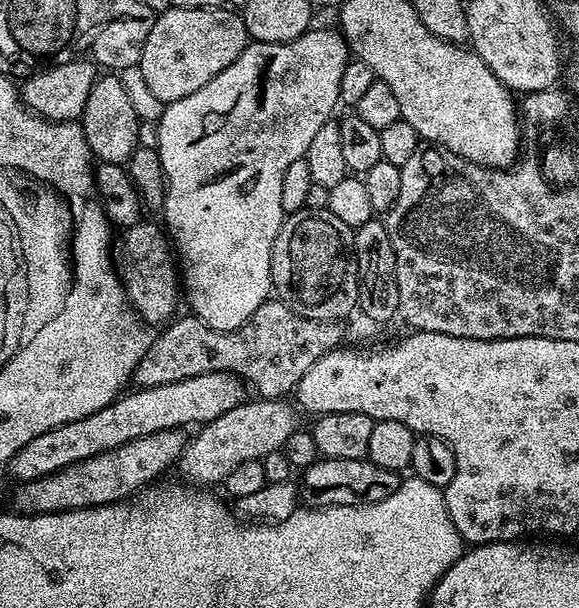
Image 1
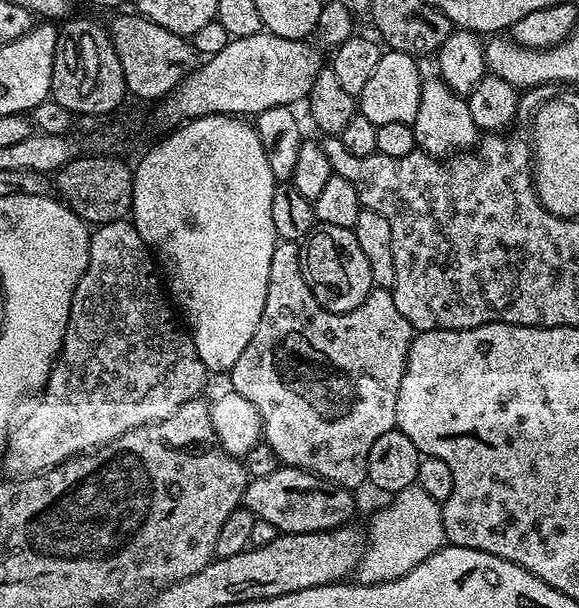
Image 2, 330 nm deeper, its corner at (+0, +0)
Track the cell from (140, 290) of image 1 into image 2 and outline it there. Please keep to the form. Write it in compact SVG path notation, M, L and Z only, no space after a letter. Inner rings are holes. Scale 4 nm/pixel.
M128 220L101 224L91 233L88 265L82 274L82 278L76 283L70 318L66 326L64 341L60 347L60 355L56 363L52 365L52 372L48 375L47 384L40 389L38 395L31 401L33 404L29 406L28 413L21 420L19 417L12 427L8 429L8 444L2 450L2 456L4 456L3 475L5 477L23 478L25 476L36 476L40 472L56 468L59 464L65 464L67 460L72 459L74 456L82 456L86 452L95 452L97 448L114 442L122 434L126 434L130 430L141 428L147 424L156 424L159 420L170 418L185 402L195 400L203 393L200 391L204 388L204 379L209 379L210 373L205 368L202 358L198 358L198 350L194 346L187 327L178 319L165 289L164 292L160 289L160 284L162 285L162 280L158 275L158 265L153 253L148 247L148 243L141 238L138 230Z

